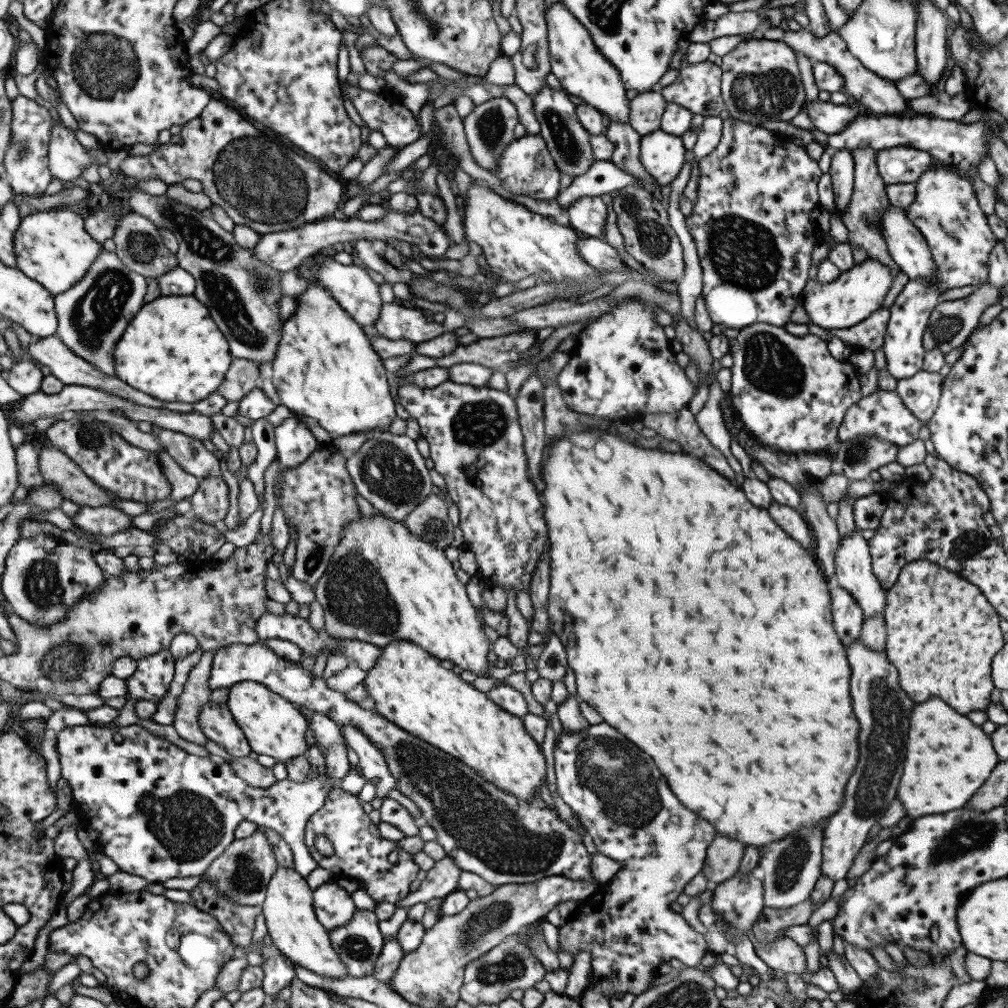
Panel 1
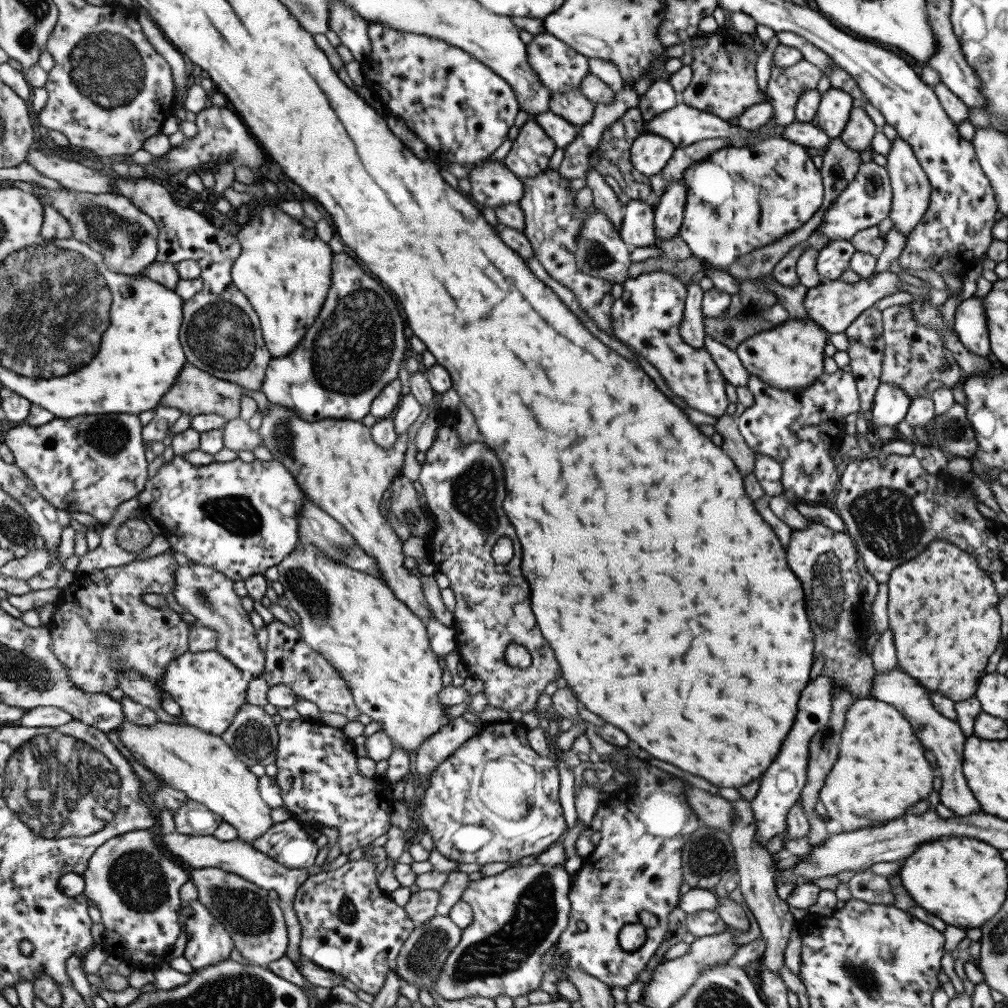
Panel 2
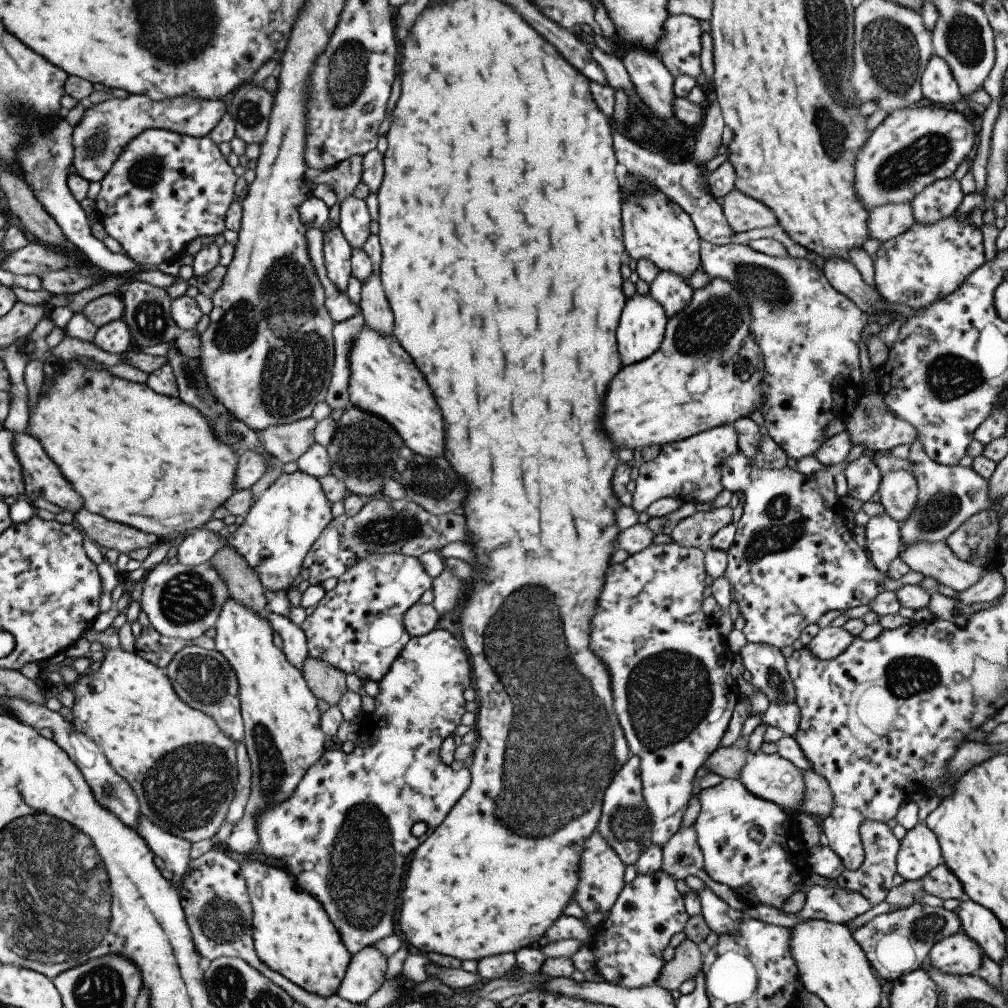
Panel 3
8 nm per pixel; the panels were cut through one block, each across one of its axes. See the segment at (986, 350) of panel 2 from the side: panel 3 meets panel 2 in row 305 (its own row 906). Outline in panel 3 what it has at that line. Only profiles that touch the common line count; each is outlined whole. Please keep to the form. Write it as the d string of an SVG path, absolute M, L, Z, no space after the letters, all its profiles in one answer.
M972 899L960 900L955 911L962 923L962 930L978 942L984 955L1000 965L1006 958L1007 937L1002 923L994 913Z

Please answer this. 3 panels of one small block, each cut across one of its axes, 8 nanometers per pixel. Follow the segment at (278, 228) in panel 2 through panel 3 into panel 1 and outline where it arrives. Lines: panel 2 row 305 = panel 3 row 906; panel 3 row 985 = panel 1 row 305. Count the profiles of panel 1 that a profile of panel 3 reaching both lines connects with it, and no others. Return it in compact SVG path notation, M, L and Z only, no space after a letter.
M310 282L306 291L295 298L294 313L283 322L280 341L274 357L271 378L278 393L278 402L286 405L296 415L316 418L330 436L369 431L388 431L397 416L394 399L388 388L386 369L380 355L372 348L371 340L362 327L332 297L330 289L320 283Z

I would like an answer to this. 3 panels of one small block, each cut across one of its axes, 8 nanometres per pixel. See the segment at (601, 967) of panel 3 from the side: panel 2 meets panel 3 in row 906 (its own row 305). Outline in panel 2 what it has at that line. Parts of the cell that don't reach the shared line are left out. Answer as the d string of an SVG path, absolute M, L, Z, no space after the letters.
M650 272L623 282L623 294L611 308L612 333L635 354L643 356L662 375L668 388L690 408L714 418L733 411L726 397L725 376L704 346L694 348L680 337L687 284L680 277L666 272Z

